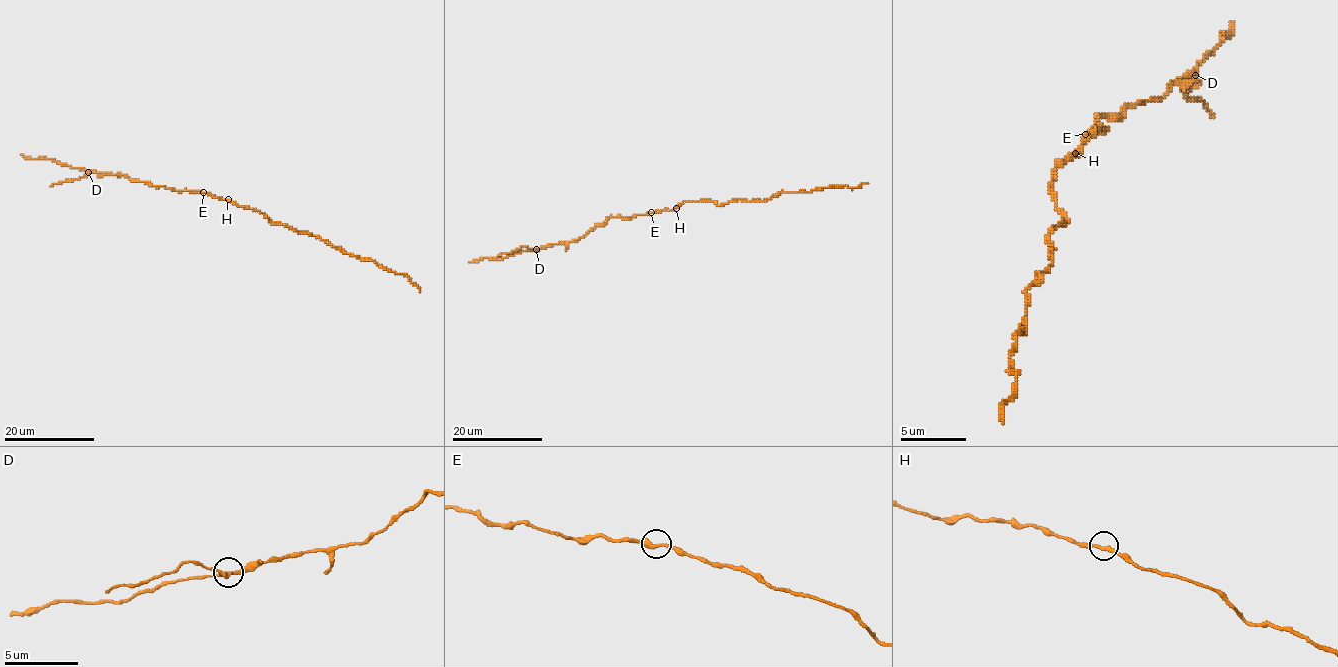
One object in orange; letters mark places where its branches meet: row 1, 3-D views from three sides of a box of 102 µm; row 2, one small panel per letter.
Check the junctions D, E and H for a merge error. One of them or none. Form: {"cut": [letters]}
{"cut": ["D"]}

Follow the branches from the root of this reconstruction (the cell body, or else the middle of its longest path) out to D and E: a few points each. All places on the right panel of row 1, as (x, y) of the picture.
D: (1072, 157), (1095, 127), (1102, 130), (1098, 117), (1118, 117), (1131, 104), (1158, 101), (1174, 81), (1194, 74)
E: (1072, 157), (1079, 153), (1085, 134)

